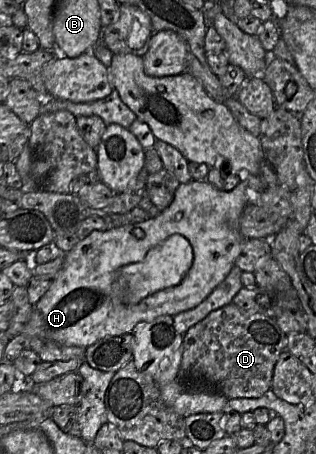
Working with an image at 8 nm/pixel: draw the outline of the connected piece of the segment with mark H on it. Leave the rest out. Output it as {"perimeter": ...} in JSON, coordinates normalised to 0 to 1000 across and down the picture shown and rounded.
{"perimeter":[[[835,355],[823,366],[816,383],[772,385],[759,403],[731,421],[699,421],[684,416],[652,396],[604,396],[595,403],[573,403],[560,414],[544,447],[491,480],[475,480],[456,489],[405,493],[335,509],[297,509],[259,531],[250,531],[225,553],[203,559],[203,581],[177,612],[165,617],[155,639],[104,674],[89,709],[79,714],[70,731],[92,738],[120,740],[139,747],[171,751],[206,762],[250,762],[275,767],[316,747],[354,740],[380,740],[399,733],[418,733],[424,720],[443,709],[472,709],[516,694],[554,696],[573,687],[617,678],[639,667],[671,641],[709,619],[731,593],[744,586],[744,573],[753,566],[775,524],[759,511],[759,476],[794,443],[813,443],[816,432],[851,410],[880,405],[880,394],[861,366]]]}

